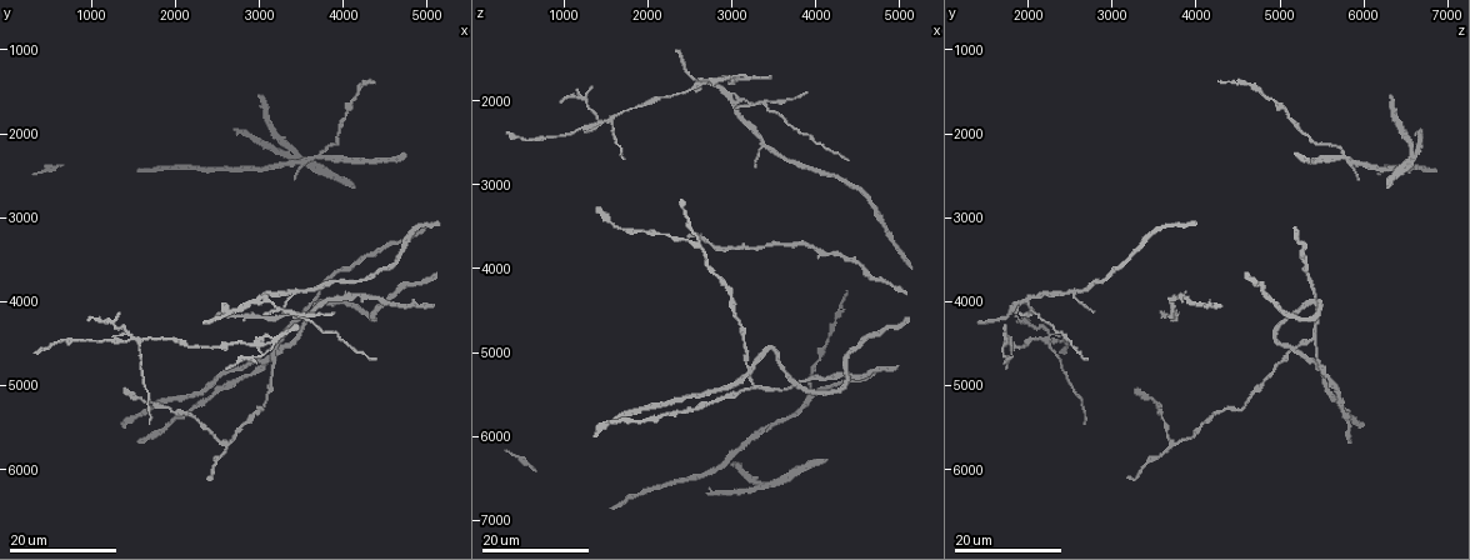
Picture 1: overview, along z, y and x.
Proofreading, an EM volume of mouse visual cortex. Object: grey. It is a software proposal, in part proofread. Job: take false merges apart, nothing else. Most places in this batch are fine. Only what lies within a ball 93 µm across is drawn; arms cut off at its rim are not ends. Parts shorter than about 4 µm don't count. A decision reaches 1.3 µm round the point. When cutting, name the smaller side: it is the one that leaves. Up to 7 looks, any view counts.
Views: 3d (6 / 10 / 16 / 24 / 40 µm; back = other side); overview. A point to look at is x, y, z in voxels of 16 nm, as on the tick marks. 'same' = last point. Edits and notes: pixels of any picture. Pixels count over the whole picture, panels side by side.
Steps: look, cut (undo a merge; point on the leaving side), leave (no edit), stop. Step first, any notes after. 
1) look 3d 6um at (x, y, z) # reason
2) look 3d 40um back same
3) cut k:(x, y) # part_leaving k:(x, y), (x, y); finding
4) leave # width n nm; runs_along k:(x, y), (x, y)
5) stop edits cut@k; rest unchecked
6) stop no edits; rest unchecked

look 3d 24um at (3200, 4550, 5150) # thin arm on a thick one

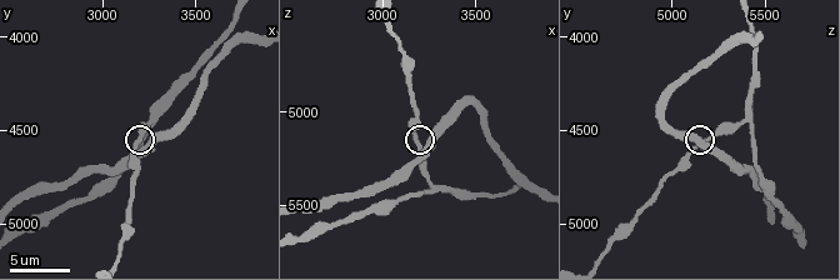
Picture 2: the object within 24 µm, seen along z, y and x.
look 3d 10um at (3200, 4560, 5180)

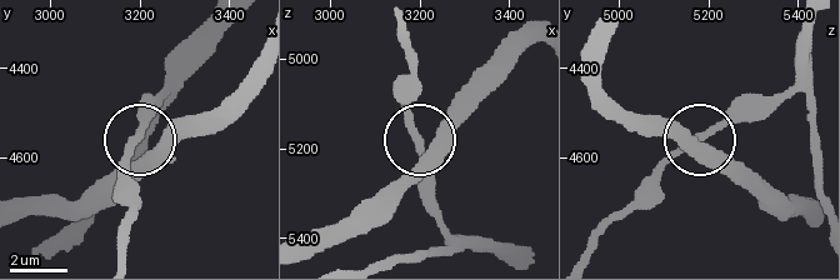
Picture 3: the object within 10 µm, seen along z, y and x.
leave # arms 3; continuous, no second cell

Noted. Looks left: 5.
look 3d 16um at (2600, 5700, 3750) # looks like a crossing

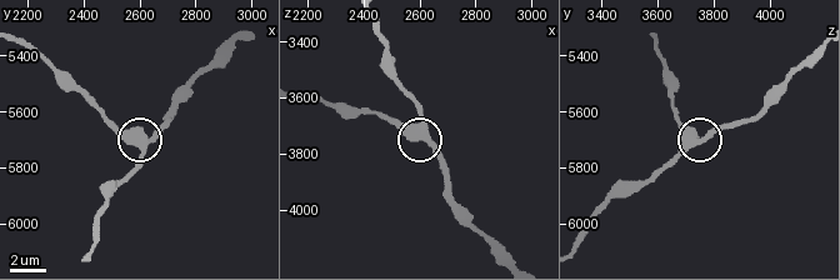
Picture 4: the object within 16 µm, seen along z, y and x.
look 3d 6um at (2590, 5700, 3710)

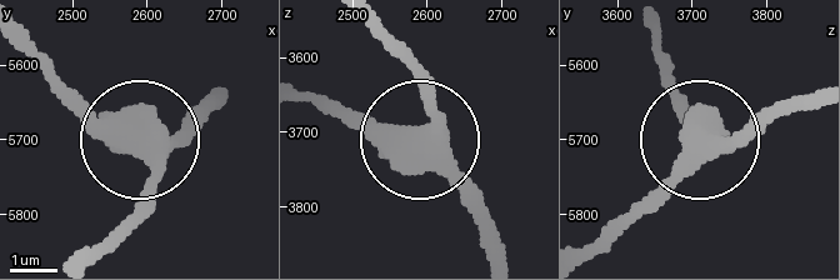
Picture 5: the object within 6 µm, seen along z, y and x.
leave # runs_along 5:(490, 254), (481, 219), (421, 139), (421, 68); one cell here

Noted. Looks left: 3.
look 3d 24um at (1550, 4450, 2200) # thin arm on a thick one

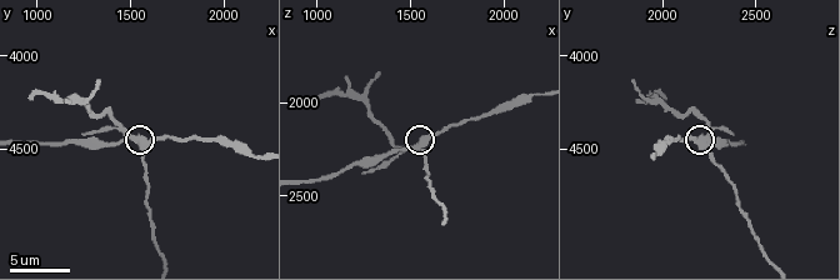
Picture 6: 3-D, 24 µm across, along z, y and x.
look 3d 10um at (1520, 4440, 2220)

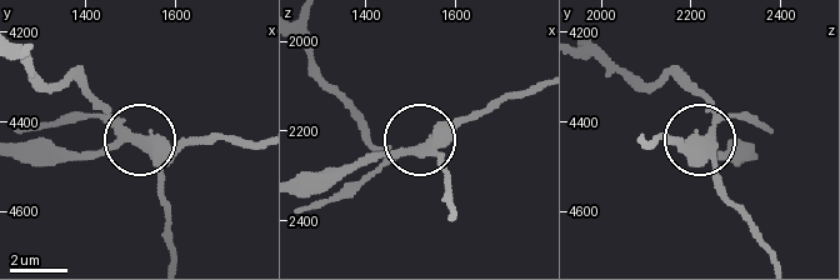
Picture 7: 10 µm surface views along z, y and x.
cut 7:(161, 173) # width 370 nm; part_leaving 7:(138, 141), (159, 174), (171, 254); a second cell is stuck on

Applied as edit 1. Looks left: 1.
stop edits cut@7; rest unchecked

